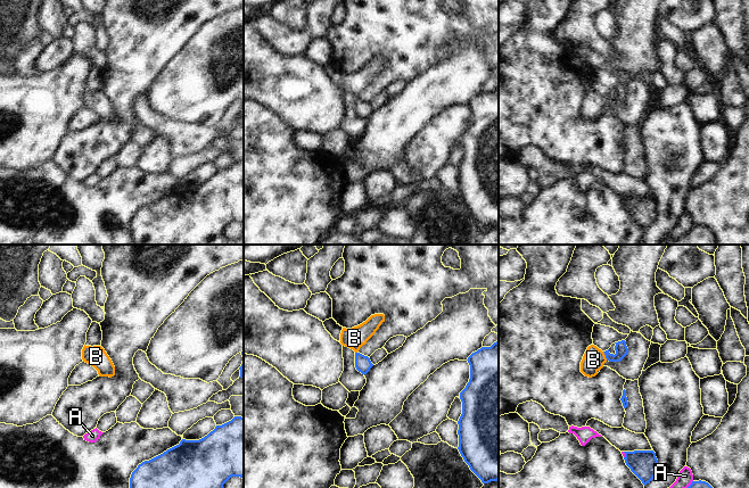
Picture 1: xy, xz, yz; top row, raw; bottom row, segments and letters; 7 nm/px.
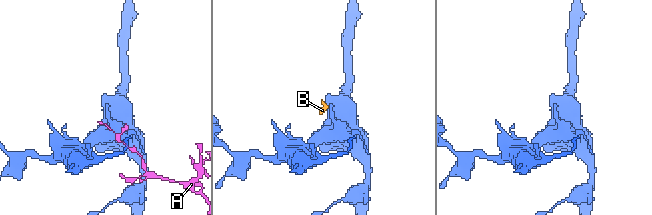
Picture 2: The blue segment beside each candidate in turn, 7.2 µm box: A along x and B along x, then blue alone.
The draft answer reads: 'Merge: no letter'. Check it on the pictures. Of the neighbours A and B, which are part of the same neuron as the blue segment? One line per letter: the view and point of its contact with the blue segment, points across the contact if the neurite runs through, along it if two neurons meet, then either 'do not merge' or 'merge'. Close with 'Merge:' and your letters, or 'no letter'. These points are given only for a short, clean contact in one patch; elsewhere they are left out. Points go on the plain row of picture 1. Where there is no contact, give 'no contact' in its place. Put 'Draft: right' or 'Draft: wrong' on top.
Draft: wrong
A: contact yz (681, 236); do not merge
B: contact yz (606, 101); way yz (620, 92), (615, 101), (606, 101), (593, 105); merge
Merge: B

